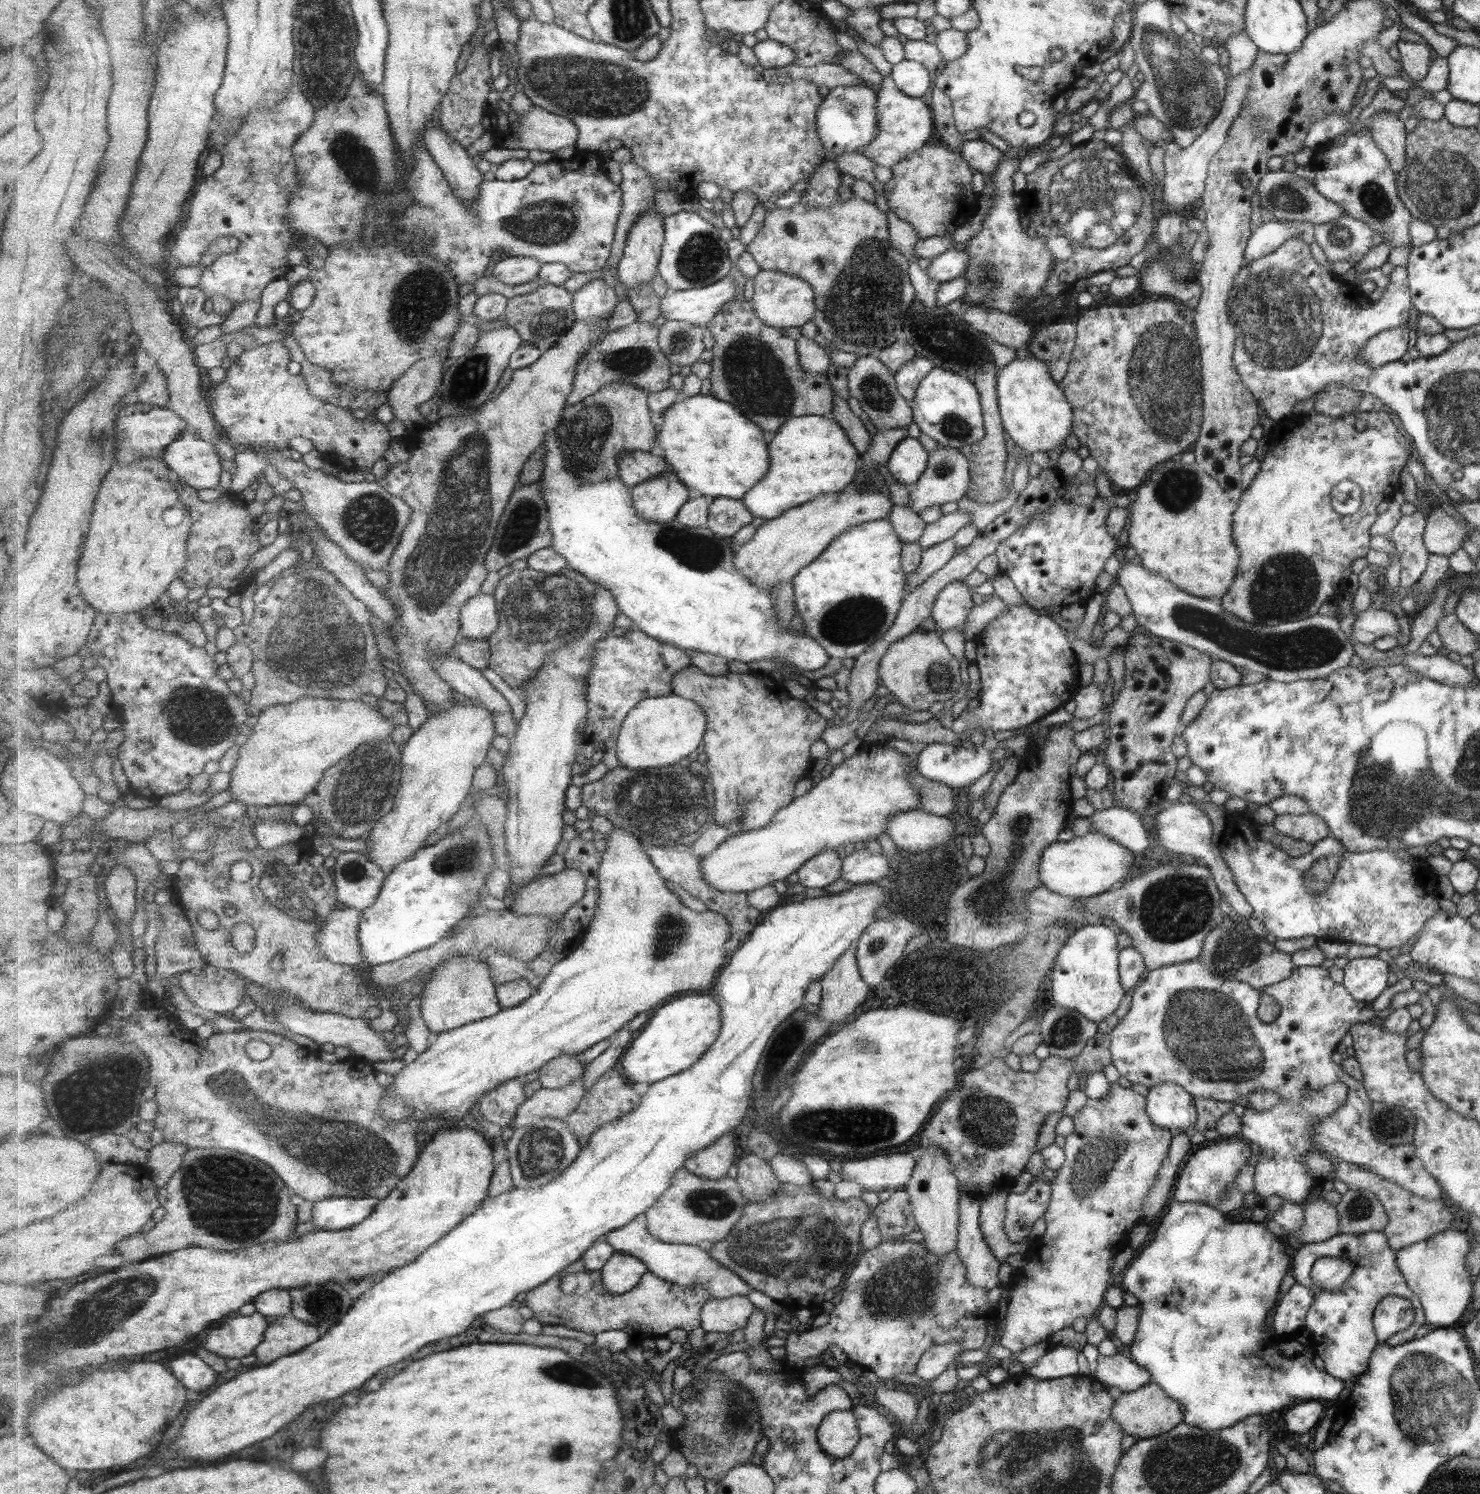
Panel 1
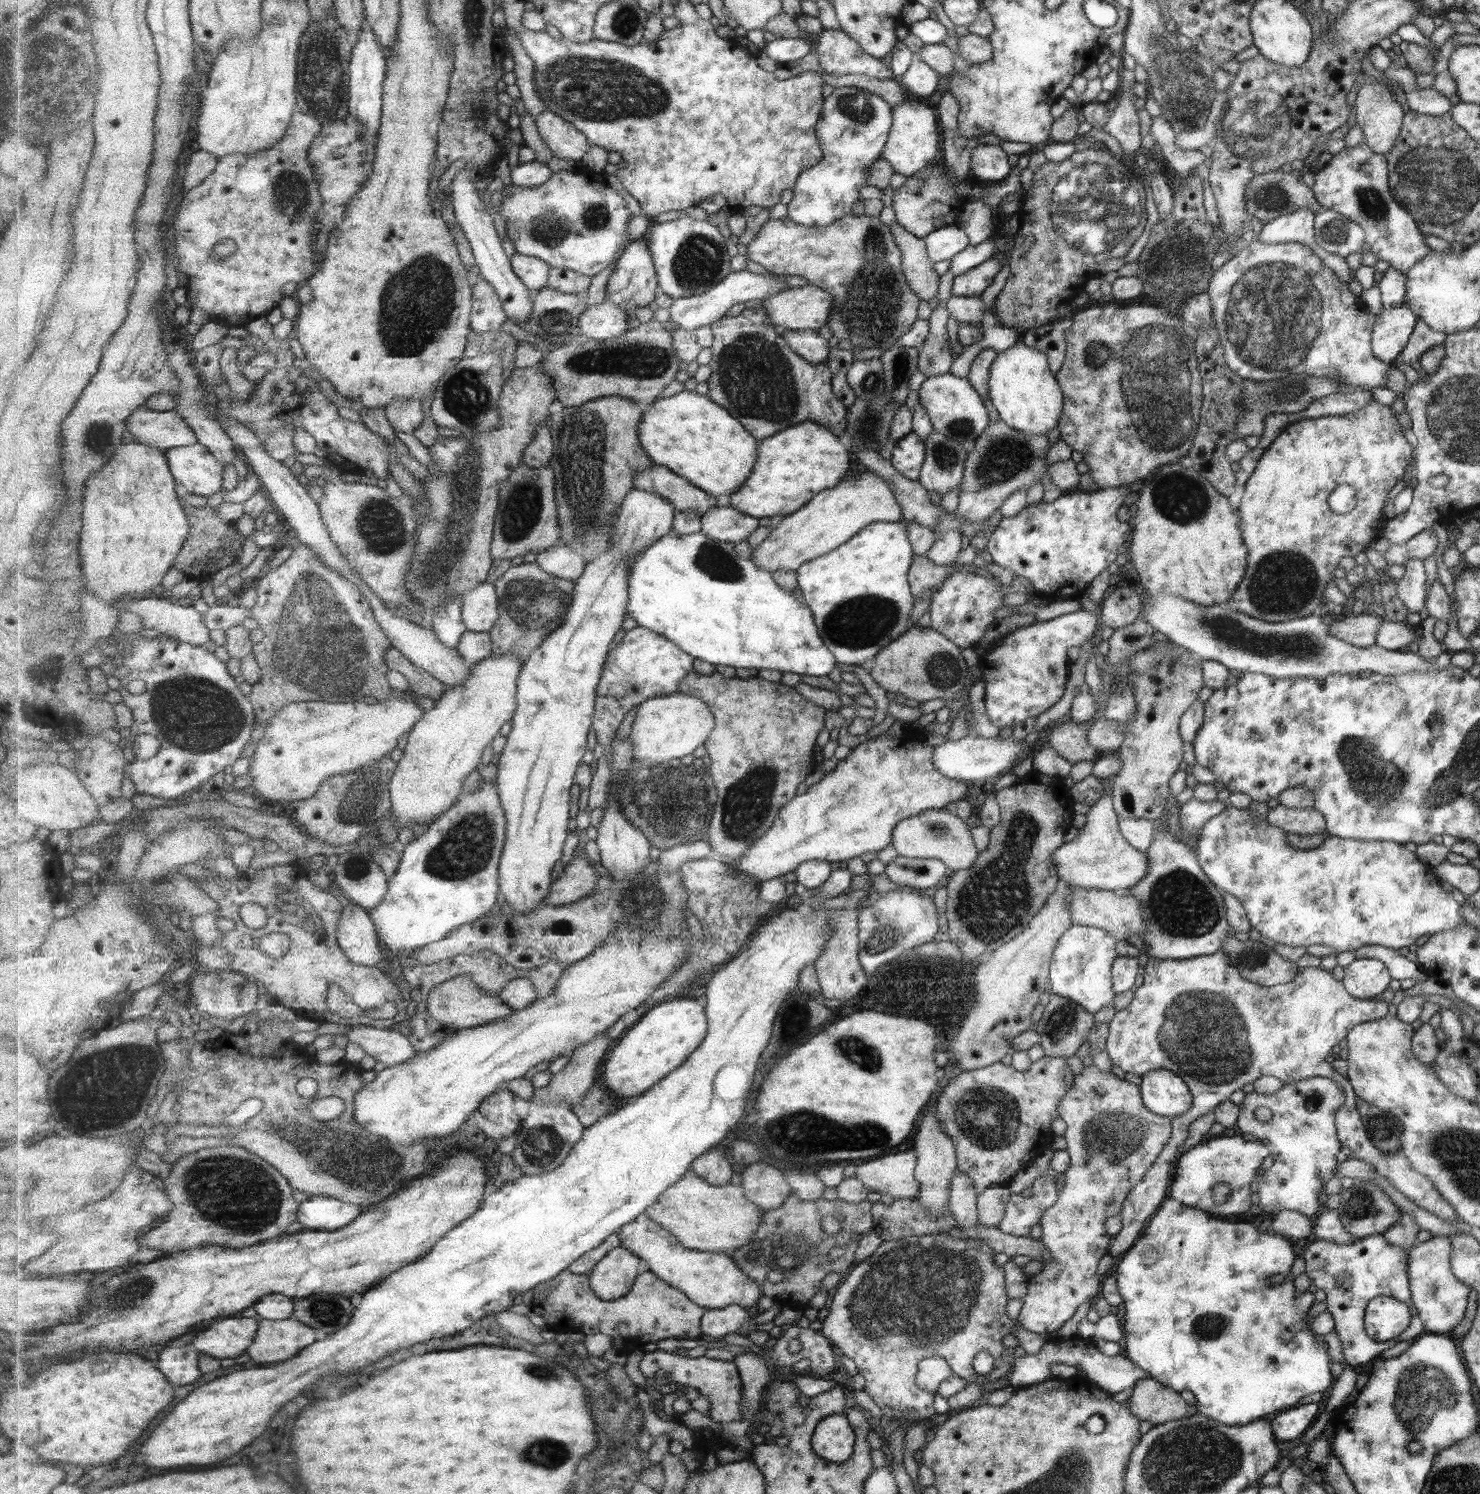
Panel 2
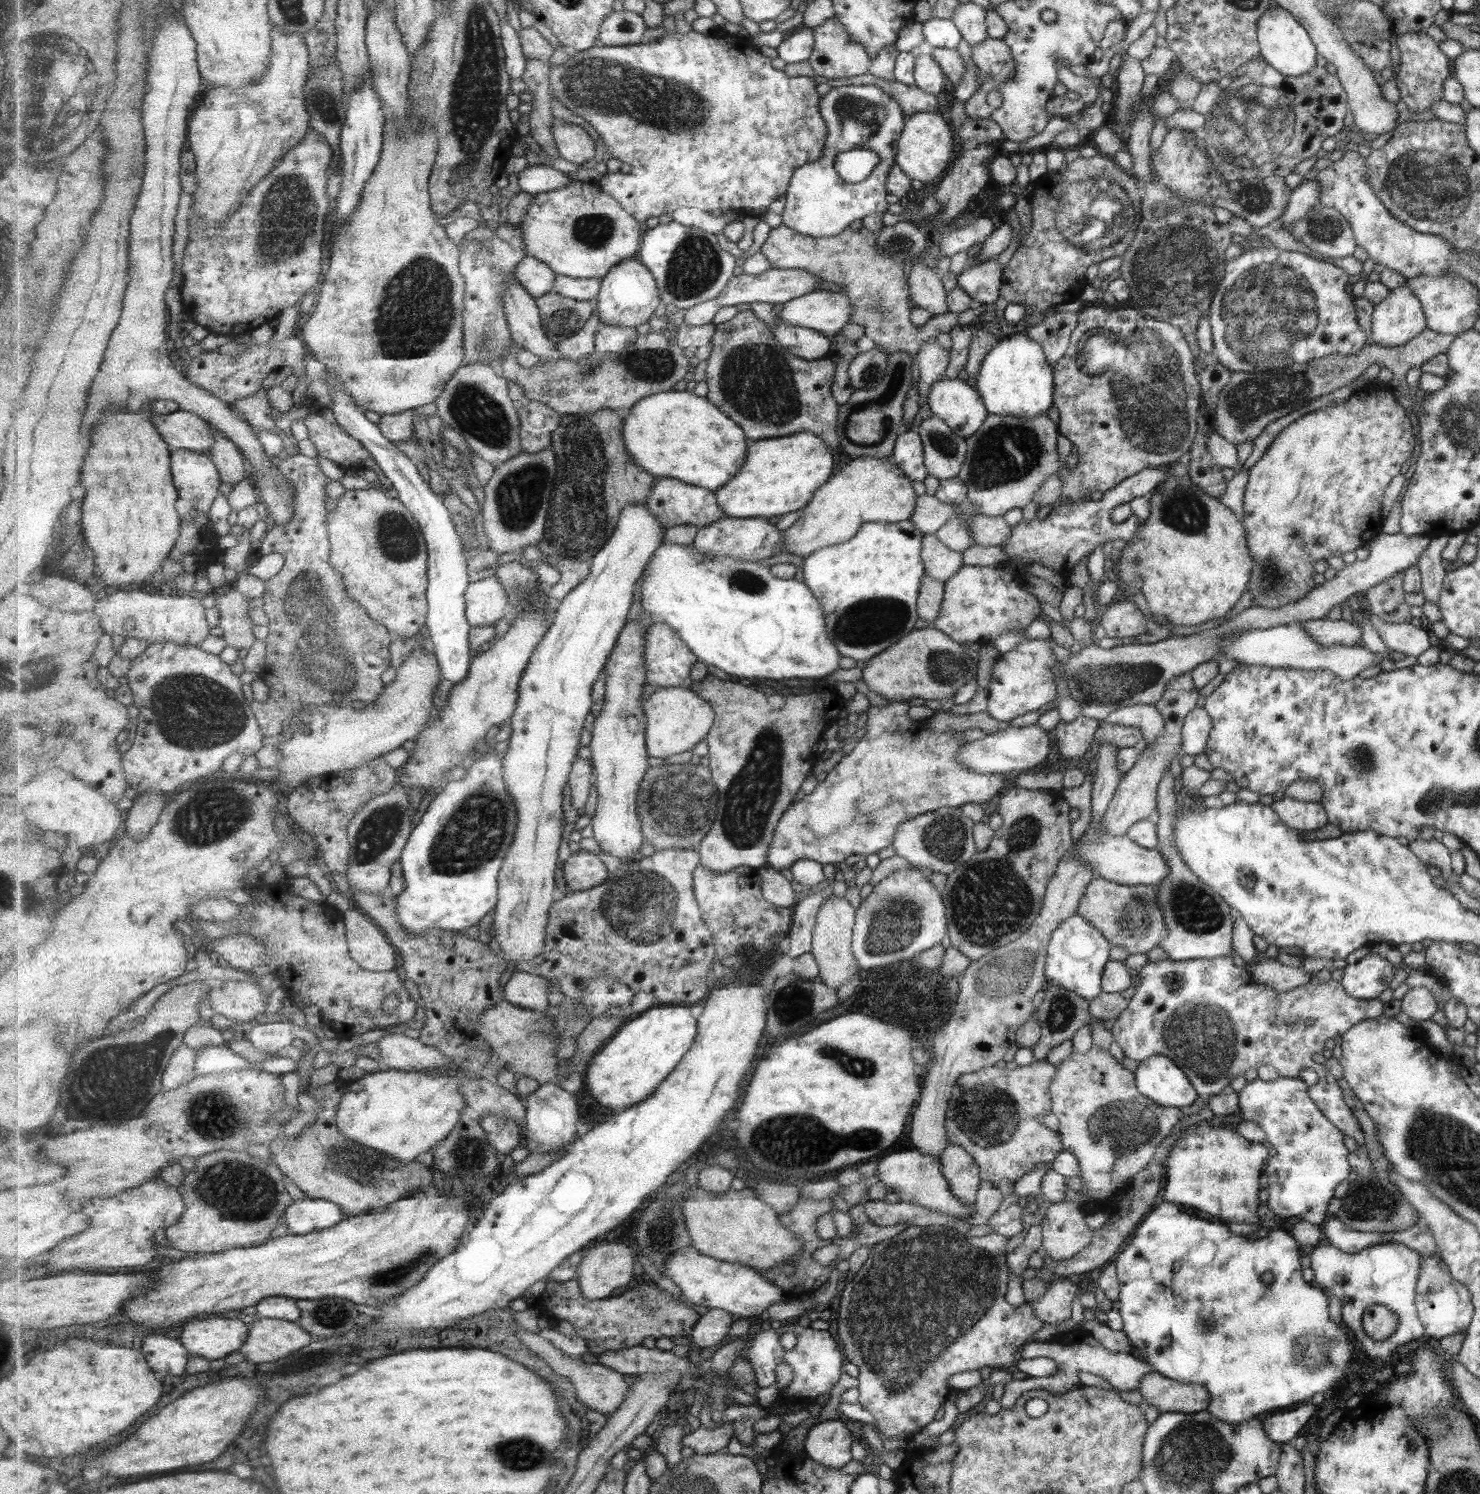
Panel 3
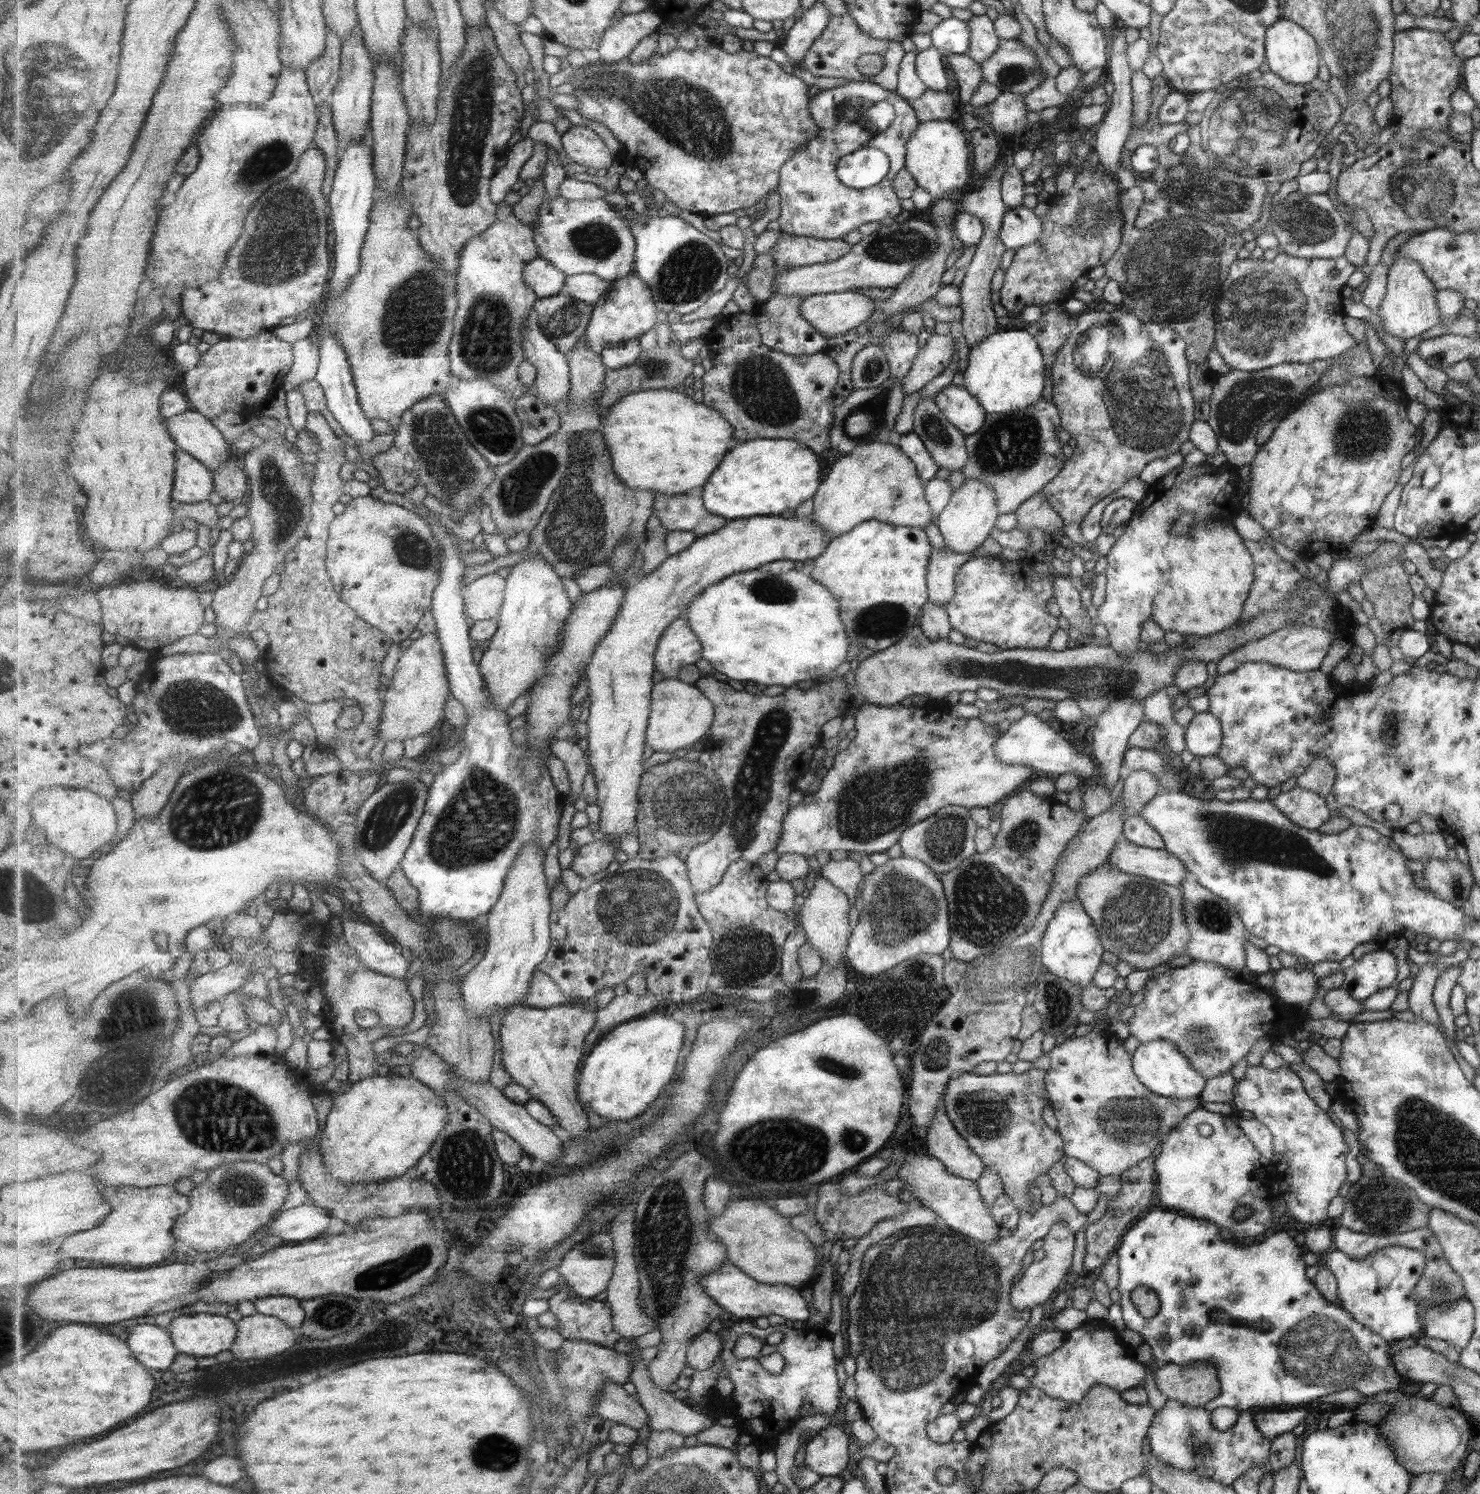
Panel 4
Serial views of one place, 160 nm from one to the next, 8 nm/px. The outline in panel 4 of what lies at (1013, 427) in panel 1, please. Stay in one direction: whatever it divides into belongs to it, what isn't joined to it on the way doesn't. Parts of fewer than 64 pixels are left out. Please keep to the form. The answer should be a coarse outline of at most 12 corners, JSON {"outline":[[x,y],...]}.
{"outline":[[1023,329],[969,348],[962,373],[987,414],[1040,400],[1046,362]]}

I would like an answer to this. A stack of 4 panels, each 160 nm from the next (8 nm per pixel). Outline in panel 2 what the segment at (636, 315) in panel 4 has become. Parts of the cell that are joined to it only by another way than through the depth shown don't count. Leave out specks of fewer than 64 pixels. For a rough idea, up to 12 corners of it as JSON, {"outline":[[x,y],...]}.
{"outline":[[652,242],[623,250],[607,298],[632,316],[660,288]]}

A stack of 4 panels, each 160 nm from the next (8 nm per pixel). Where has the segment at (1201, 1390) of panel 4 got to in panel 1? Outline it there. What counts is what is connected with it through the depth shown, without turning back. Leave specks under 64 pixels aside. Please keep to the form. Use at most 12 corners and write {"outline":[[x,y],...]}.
{"outline":[[1152,1380],[1111,1408],[1122,1434],[1151,1438],[1180,1424],[1183,1408]]}

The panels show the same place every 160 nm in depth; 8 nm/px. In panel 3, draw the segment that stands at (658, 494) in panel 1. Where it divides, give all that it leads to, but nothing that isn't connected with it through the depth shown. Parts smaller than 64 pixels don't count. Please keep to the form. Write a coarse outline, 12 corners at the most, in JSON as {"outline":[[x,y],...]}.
{"outline":[[627,505],[519,685],[493,927],[540,955],[593,686],[666,541]]}

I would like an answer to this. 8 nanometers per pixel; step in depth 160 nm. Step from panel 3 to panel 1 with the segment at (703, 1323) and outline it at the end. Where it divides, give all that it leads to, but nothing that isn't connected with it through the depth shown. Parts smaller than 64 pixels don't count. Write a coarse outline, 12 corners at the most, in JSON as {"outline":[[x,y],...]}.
{"outline":[[742,1294],[702,1308],[705,1332],[745,1328],[756,1307]]}

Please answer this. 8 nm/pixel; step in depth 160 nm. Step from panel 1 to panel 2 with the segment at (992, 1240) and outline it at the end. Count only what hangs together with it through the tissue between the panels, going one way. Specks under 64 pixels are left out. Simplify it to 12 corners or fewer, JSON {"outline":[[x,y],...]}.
{"outline":[[990,1187],[977,1194],[978,1220],[998,1226],[1011,1193]]}

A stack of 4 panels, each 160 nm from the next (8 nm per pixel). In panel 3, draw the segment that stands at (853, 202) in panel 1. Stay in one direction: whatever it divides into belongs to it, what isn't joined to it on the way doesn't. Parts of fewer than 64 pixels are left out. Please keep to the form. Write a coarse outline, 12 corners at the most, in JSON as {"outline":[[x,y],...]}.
{"outline":[[781,224],[760,250],[771,269],[841,286],[849,324],[915,356],[957,314],[909,322],[903,268],[875,233],[805,236]]}

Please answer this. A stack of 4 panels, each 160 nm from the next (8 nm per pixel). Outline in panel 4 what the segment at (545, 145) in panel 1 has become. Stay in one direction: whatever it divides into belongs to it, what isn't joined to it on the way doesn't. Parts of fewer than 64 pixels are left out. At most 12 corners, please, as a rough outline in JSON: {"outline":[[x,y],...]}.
{"outline":[[585,125],[561,135],[567,160],[596,170],[620,157]]}

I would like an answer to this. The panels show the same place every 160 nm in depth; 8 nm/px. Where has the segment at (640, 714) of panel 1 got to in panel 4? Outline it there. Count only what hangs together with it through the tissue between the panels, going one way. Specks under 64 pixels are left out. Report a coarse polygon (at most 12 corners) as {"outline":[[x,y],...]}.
{"outline":[[665,678],[653,689],[647,747],[689,749],[716,707],[697,685]]}

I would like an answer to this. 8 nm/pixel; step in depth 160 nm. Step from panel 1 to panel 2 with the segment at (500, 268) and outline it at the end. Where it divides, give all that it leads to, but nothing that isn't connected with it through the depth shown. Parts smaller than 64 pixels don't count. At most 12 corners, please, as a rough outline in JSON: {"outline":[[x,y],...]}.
{"outline":[[515,253],[515,274],[531,292],[548,286],[552,266]]}

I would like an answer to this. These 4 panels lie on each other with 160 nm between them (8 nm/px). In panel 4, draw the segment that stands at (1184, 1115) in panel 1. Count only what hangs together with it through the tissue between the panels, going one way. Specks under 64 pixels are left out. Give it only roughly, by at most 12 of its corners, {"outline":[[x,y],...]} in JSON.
{"outline":[[1166,1040],[1140,1044],[1132,1071],[1157,1096],[1198,1098],[1206,1080]]}

